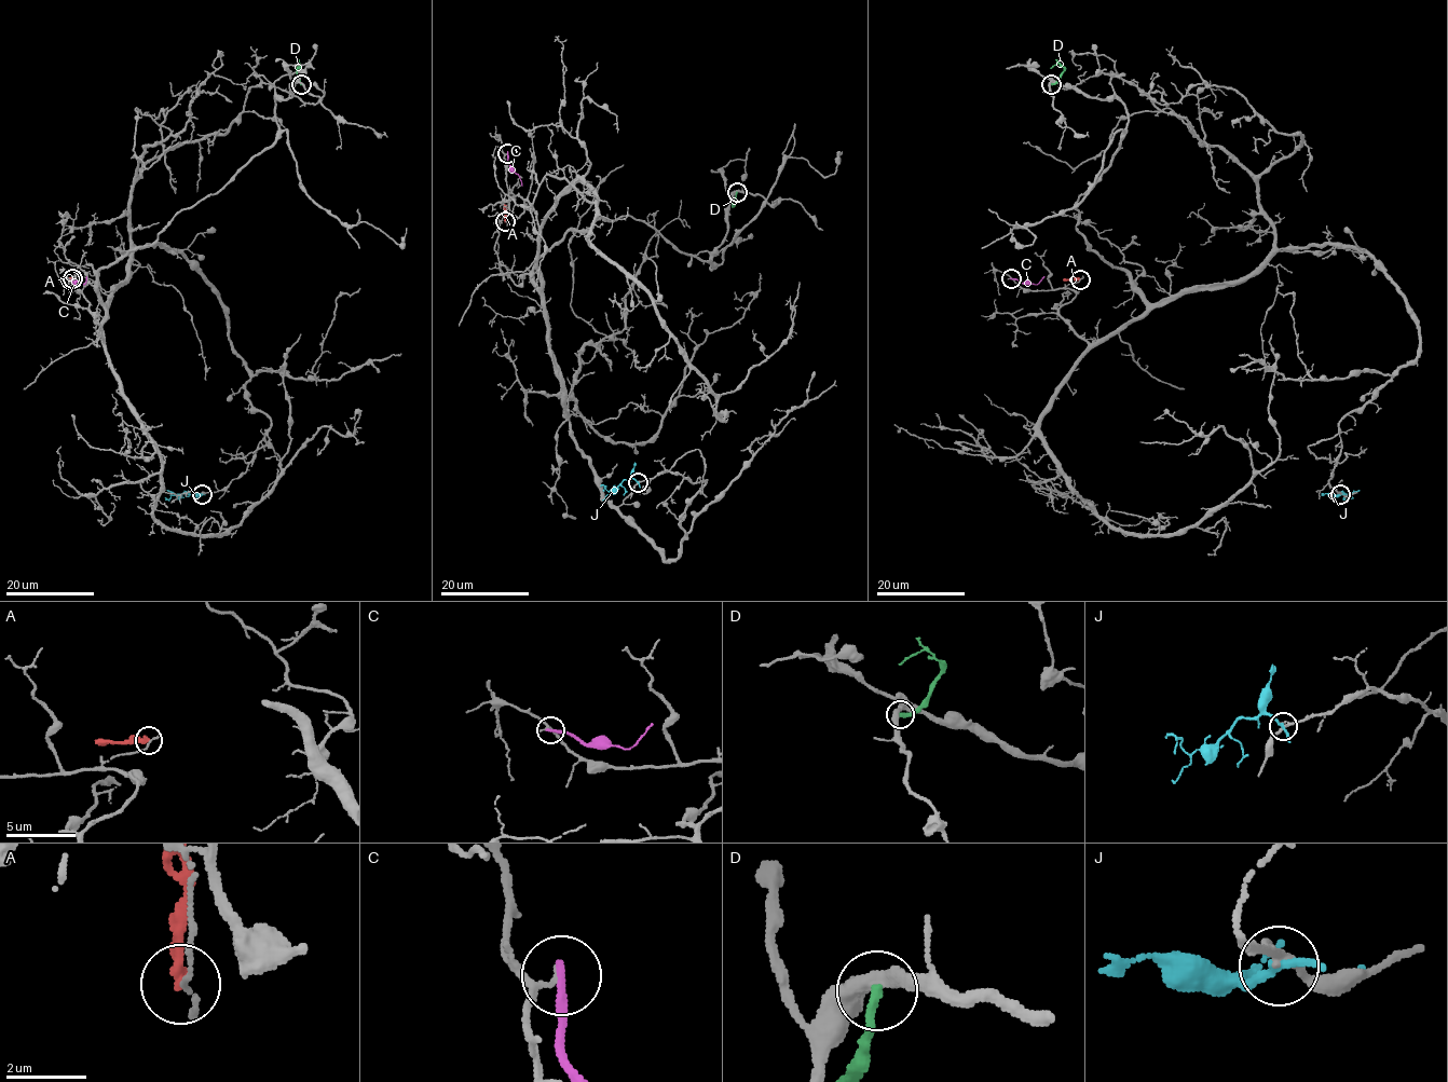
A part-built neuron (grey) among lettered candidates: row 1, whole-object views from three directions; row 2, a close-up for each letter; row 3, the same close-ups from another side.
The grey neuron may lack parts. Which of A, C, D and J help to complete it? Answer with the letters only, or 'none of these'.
none of these

